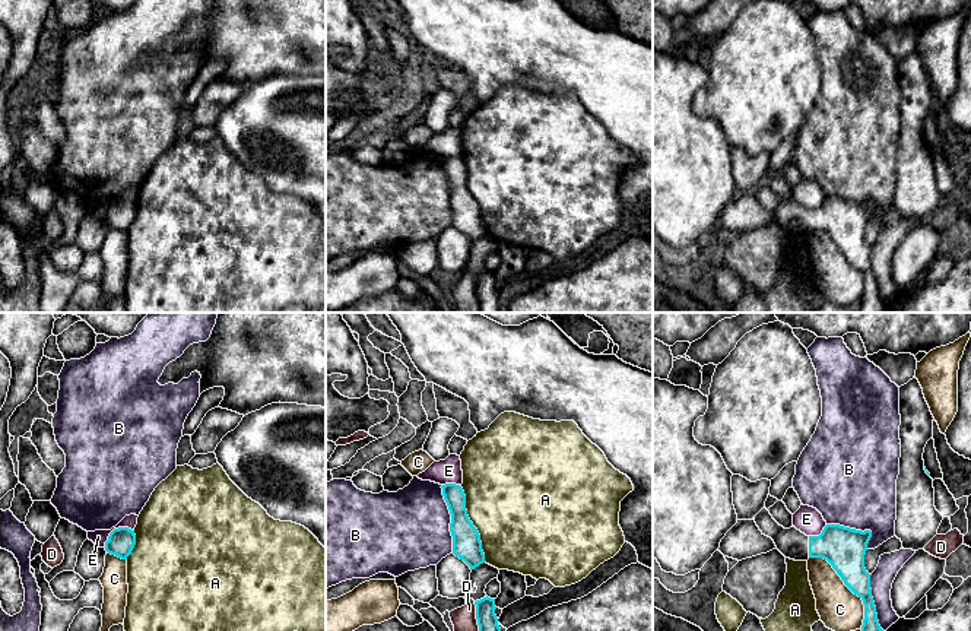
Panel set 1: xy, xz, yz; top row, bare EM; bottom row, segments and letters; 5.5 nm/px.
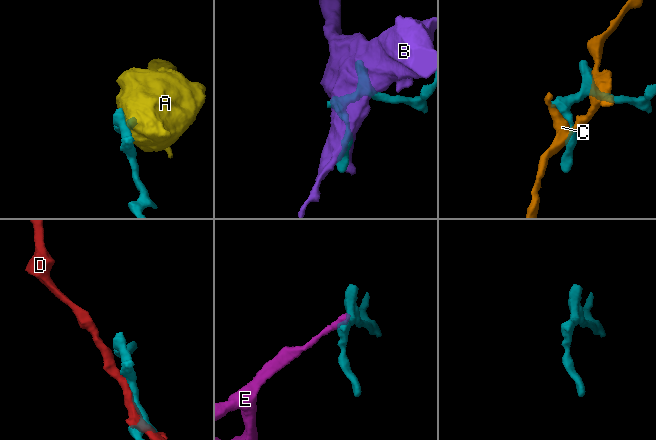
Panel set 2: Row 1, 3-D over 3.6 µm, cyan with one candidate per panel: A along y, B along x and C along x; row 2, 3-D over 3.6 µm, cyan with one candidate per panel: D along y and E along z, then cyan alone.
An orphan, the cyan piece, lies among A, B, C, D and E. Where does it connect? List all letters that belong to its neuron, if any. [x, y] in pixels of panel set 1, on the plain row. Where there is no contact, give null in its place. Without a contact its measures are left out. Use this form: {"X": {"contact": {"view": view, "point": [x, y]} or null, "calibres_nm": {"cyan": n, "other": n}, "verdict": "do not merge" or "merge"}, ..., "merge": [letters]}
{"A": {"contact": {"view": "xz", "point": [472, 197]}, "calibres_nm": {"cyan": 160, "other": 480}, "verdict": "do not merge"}, "B": {"contact": {"view": "xz", "point": [451, 192]}, "calibres_nm": {"cyan": 160, "other": 440}, "verdict": "do not merge"}, "C": {"contact": {"view": "yz", "point": [847, 259]}, "calibres_nm": {"cyan": 240, "other": 240}, "verdict": "do not merge"}, "D": {"contact": {"view": "xz", "point": [478, 294]}, "calibres_nm": {"cyan": 130, "other": 140}, "verdict": "do not merge"}, "E": {"contact": {"view": "xy", "point": [114, 202]}, "calibres_nm": {"cyan": 150, "other": 80}, "verdict": "do not merge"}, "merge": []}

